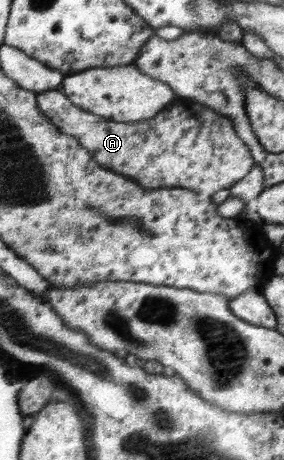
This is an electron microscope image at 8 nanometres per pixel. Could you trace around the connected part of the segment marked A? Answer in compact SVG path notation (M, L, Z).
M61 88L39 92L37 100L42 112L63 132L75 136L103 168L130 176L146 189L187 188L211 197L217 191L235 185L255 165L250 146L234 130L234 123L226 116L219 115L219 112L191 99L183 98L183 101L177 101L153 118L141 122L116 122L95 115L71 103Z

